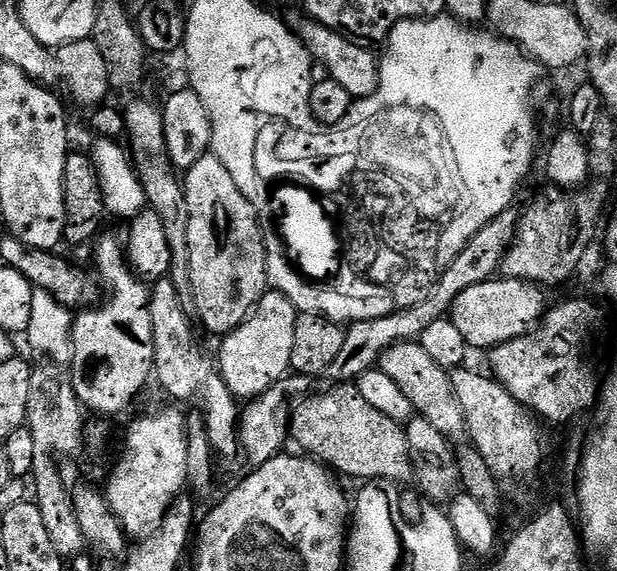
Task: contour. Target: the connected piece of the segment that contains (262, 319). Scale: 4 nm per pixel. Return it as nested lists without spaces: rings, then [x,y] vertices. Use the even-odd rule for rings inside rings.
[[[268,290],[252,309],[247,320],[227,333],[220,344],[220,377],[226,382],[232,395],[247,402],[254,396],[261,396],[289,375],[292,363],[290,354],[294,350],[294,326],[297,308],[283,293]]]

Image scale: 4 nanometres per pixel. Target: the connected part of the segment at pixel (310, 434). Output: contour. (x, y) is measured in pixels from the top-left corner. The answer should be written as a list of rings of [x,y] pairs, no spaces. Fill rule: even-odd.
[[[340,382],[329,392],[301,399],[292,413],[290,440],[293,445],[305,448],[300,450],[309,457],[323,462],[329,469],[337,468],[352,480],[412,480],[412,463],[401,421],[374,410],[352,382]]]

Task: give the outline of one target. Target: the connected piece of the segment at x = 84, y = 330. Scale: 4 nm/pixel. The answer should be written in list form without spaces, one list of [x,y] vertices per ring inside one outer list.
[[[102,236],[95,241],[95,275],[108,297],[105,295],[102,302],[81,311],[72,321],[70,379],[89,413],[112,416],[143,390],[148,379],[153,379],[154,330],[150,326],[149,285],[130,267],[121,241],[119,244],[112,236]]]

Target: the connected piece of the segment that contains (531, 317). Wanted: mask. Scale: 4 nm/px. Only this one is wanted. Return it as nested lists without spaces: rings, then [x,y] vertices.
[[[493,278],[478,286],[470,286],[470,290],[462,290],[462,294],[454,298],[450,319],[462,334],[469,349],[489,350],[500,343],[526,335],[539,324],[546,313],[544,292],[545,289],[539,284]]]

